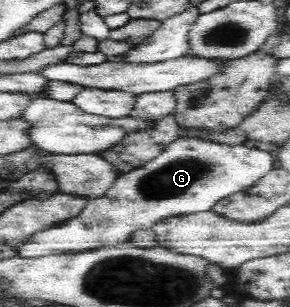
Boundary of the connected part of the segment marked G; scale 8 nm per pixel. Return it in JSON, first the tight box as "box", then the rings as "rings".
{"box":[17,137,274,258],"rings":[[[180,137],[174,140],[166,150],[144,166],[122,173],[104,196],[91,200],[86,210],[61,225],[52,226],[37,232],[17,249],[22,258],[38,258],[54,252],[78,252],[100,248],[104,244],[118,244],[130,240],[130,235],[137,230],[150,229],[158,220],[177,215],[190,215],[210,211],[218,200],[254,186],[267,172],[274,170],[274,156],[268,152],[219,144],[212,140],[196,137]]]}

